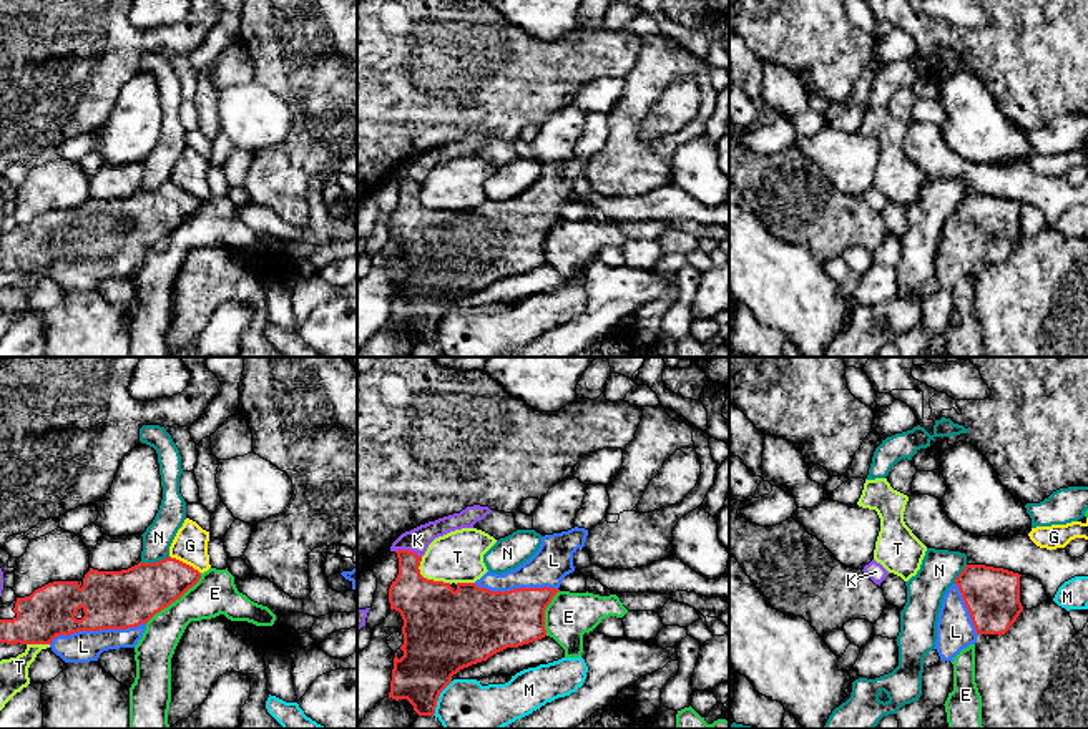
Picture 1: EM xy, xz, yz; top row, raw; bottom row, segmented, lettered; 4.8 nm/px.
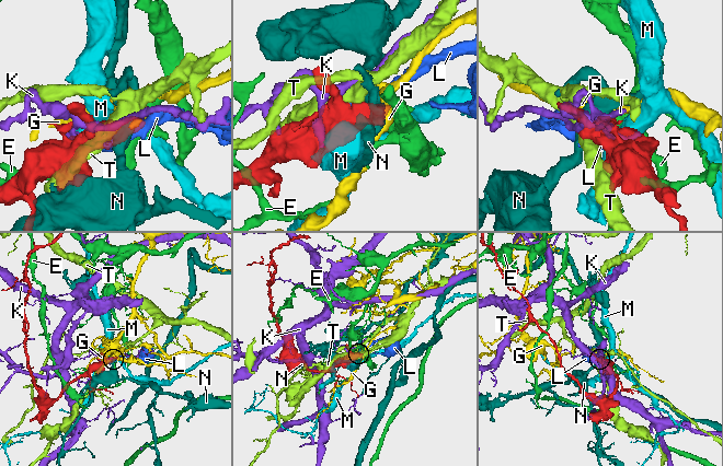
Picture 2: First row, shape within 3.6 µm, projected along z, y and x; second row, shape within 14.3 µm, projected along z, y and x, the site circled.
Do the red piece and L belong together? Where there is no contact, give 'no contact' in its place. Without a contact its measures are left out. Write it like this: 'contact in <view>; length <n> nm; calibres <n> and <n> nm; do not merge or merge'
contact in xy; length 480 nm; calibres 280 and 160 nm; merge

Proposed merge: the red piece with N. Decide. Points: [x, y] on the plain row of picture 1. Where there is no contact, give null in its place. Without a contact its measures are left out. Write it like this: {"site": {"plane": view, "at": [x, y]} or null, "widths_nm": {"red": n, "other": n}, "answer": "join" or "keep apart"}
{"site": {"plane": "xy", "at": [153, 191]}, "widths_nm": {"red": 280, "other": 140}, "answer": "keep apart"}

